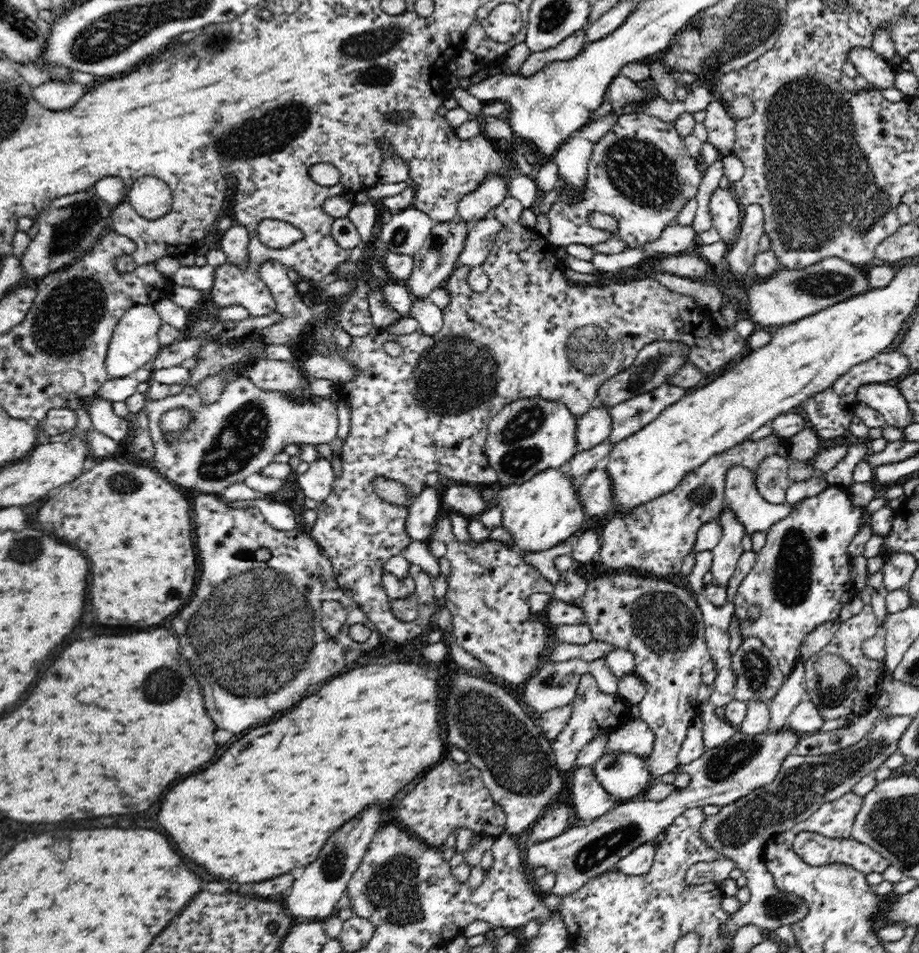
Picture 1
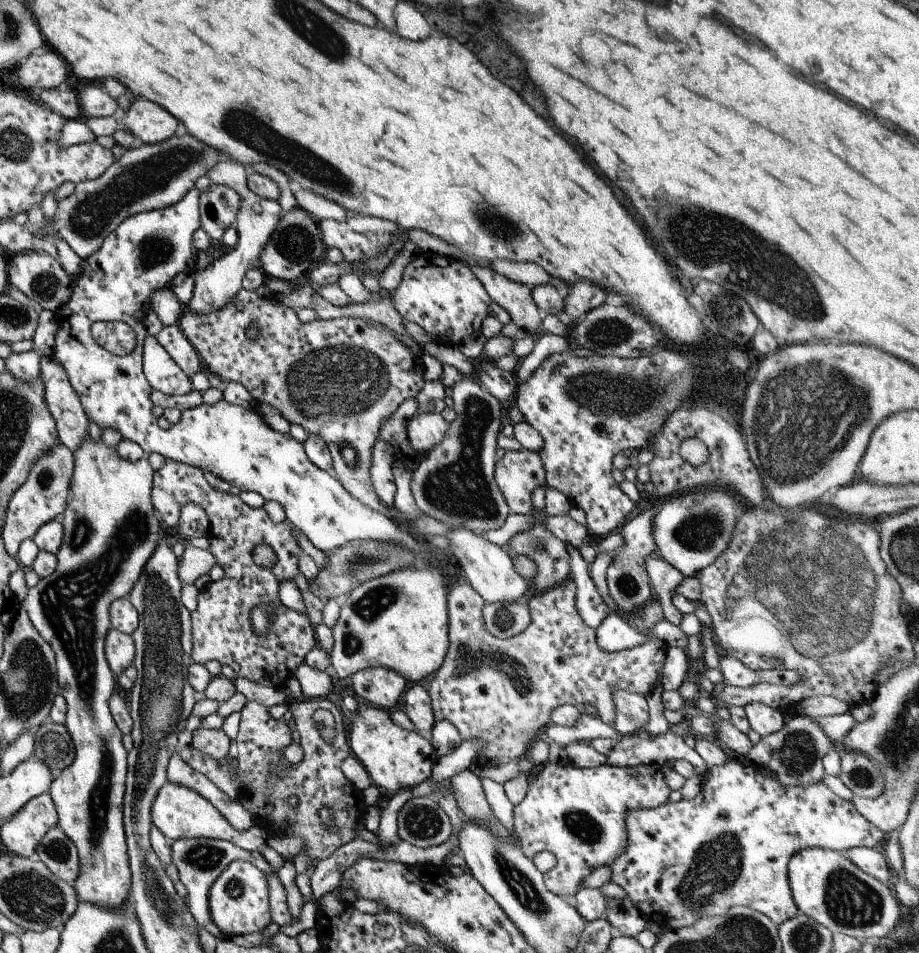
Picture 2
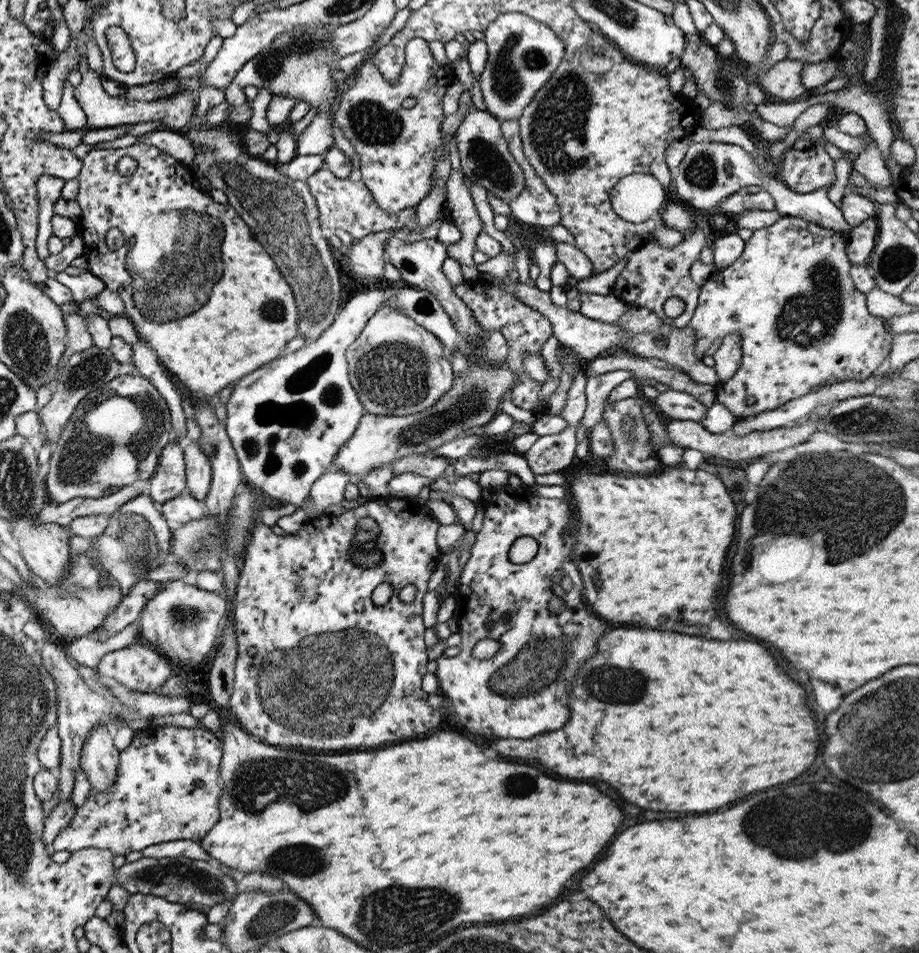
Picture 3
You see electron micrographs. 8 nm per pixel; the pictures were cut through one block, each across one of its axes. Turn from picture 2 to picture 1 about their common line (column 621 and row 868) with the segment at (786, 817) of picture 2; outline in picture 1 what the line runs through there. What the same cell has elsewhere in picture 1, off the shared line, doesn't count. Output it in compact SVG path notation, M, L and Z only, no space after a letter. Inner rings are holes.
M800 832L793 849L810 866L845 864L861 872L879 872L890 868L890 861L868 845L850 838L829 838L814 832Z

